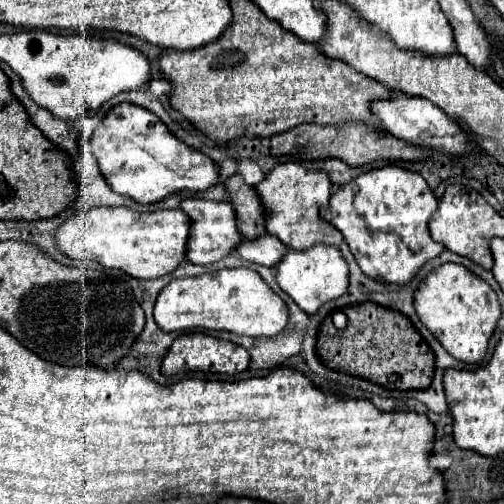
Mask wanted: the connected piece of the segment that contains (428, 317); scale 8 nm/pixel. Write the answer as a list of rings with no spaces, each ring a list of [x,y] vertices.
[[[451,262],[443,264],[421,282],[415,292],[415,310],[443,348],[467,364],[477,364],[485,358],[489,340],[501,318],[501,304],[495,290],[465,266]]]

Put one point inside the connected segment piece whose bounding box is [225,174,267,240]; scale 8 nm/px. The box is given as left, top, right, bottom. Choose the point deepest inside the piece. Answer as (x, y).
(250, 215)

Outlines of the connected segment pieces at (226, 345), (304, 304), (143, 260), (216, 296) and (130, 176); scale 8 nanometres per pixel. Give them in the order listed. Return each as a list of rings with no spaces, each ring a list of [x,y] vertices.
[[[183,334],[179,336],[163,358],[161,372],[165,376],[179,374],[183,370],[199,370],[199,372],[217,372],[217,374],[237,374],[247,370],[249,366],[249,352],[243,346],[237,346],[227,340],[217,340],[205,334]]]
[[[313,246],[309,250],[289,250],[289,254],[275,266],[277,270],[277,284],[297,302],[297,306],[307,312],[315,314],[323,304],[341,298],[349,286],[349,266],[345,258],[339,254],[337,246]]]
[[[117,206],[117,208],[91,208],[89,212],[77,212],[57,230],[55,240],[61,252],[71,258],[93,260],[105,268],[123,270],[127,276],[137,278],[137,280],[157,280],[157,278],[163,278],[175,272],[179,264],[187,258],[189,232],[191,232],[191,220],[179,208],[155,210],[155,212],[135,212],[127,206]]]
[[[237,268],[169,282],[157,296],[155,322],[163,332],[205,328],[259,338],[283,332],[289,322],[289,310],[287,304],[269,288],[269,284],[255,270]]]
[[[129,102],[115,106],[95,128],[89,142],[97,156],[99,170],[105,174],[109,186],[117,194],[129,196],[139,204],[161,202],[179,190],[201,192],[219,182],[221,166],[213,162],[213,158],[175,138],[157,114]]]

